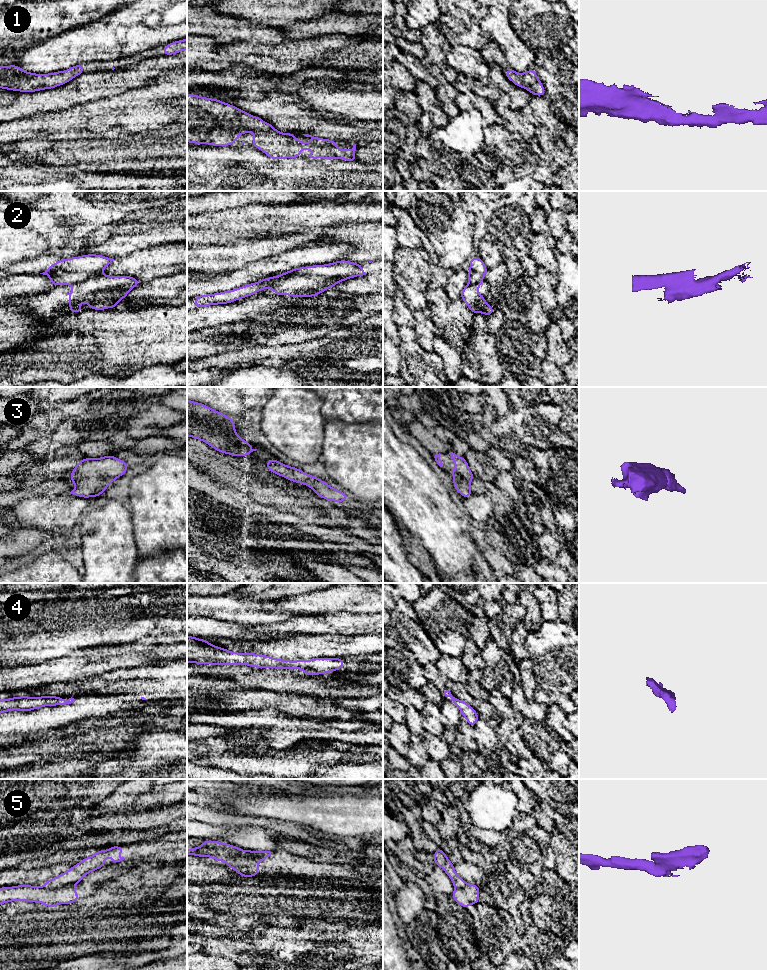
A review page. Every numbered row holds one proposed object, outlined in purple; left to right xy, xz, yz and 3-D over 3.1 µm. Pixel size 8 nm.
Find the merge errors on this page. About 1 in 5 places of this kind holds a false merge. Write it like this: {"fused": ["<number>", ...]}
{"fused": ["2", "5"]}

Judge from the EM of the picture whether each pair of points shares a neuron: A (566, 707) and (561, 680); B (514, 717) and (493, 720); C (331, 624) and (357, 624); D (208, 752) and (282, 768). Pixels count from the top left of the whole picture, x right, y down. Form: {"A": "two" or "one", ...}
{"A": "two", "B": "two", "C": "one", "D": "one"}

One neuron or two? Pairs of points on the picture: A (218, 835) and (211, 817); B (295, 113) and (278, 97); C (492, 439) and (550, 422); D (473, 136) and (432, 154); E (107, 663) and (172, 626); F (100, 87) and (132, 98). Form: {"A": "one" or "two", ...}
{"A": "two", "B": "one", "C": "one", "D": "one", "E": "two", "F": "two"}

